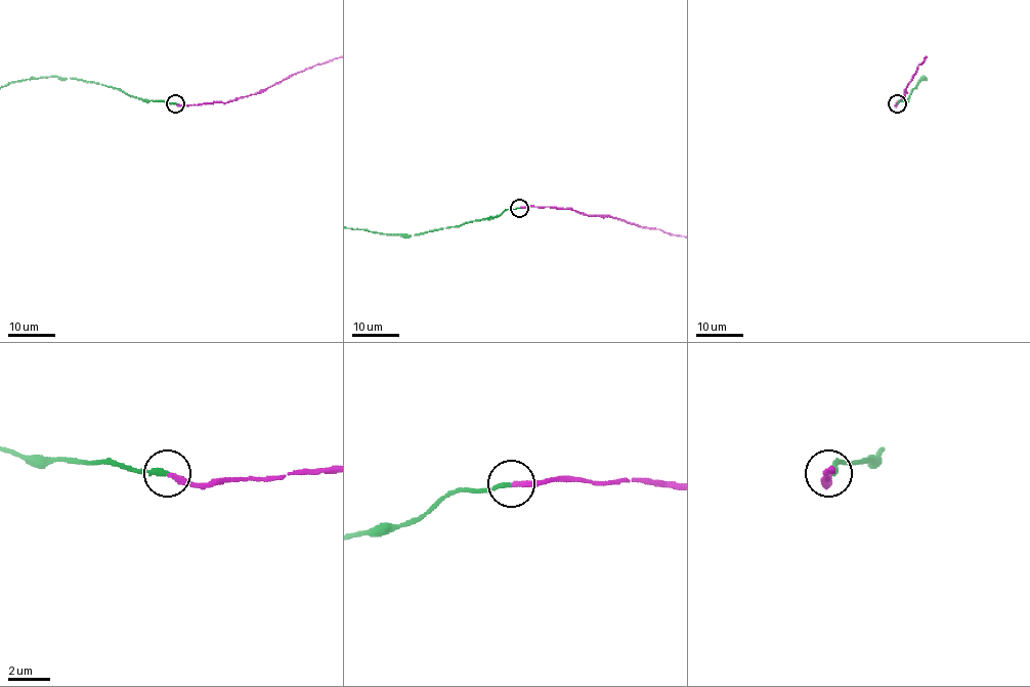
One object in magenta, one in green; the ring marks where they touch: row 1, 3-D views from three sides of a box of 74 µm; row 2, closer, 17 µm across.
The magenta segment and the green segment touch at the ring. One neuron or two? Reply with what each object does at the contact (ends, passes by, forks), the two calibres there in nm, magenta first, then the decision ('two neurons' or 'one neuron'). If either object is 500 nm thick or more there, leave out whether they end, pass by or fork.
magenta ends there; green ends there; 240 nm thick on the magenta side, 240 nm on the other; one neuron

